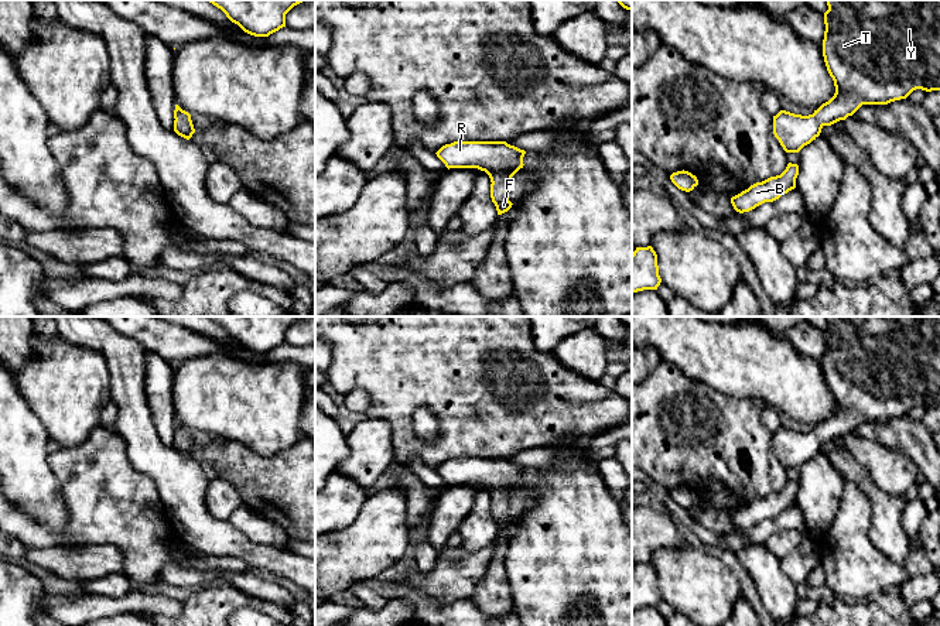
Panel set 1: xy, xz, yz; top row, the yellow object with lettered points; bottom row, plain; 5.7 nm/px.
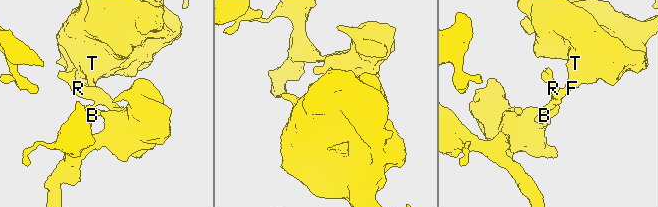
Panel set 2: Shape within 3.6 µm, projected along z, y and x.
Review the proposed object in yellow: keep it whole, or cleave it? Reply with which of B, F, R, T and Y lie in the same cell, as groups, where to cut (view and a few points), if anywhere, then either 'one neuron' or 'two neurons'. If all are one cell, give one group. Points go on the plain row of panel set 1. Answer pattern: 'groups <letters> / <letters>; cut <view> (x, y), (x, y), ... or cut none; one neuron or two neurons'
groups B F R T Y; cut none; one neuron

